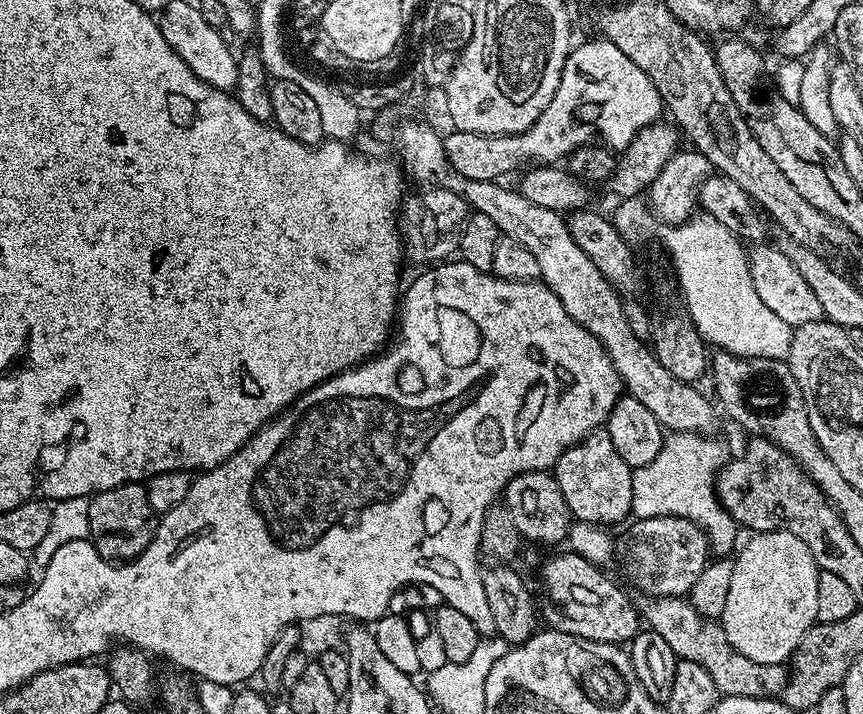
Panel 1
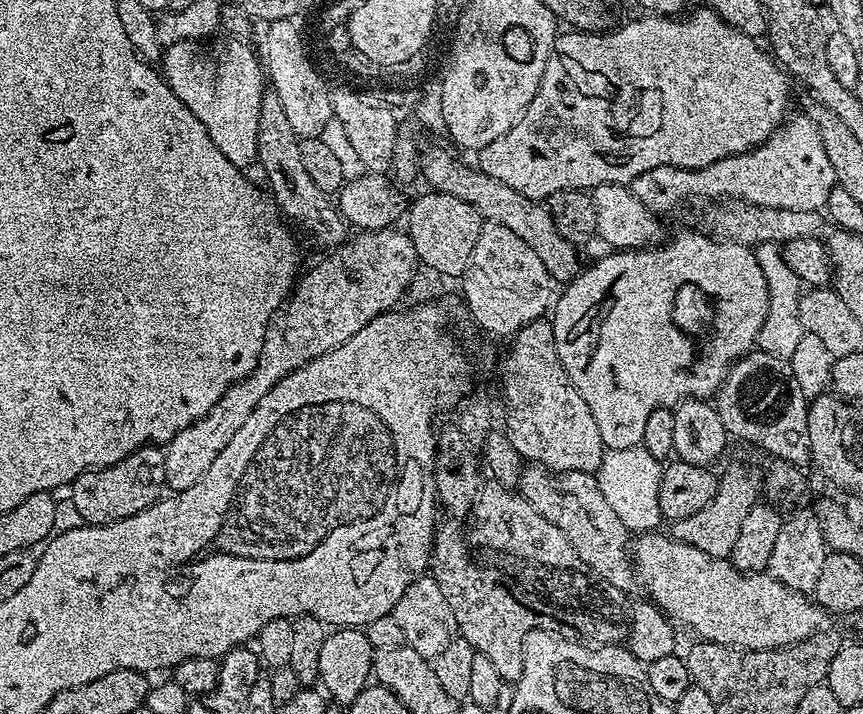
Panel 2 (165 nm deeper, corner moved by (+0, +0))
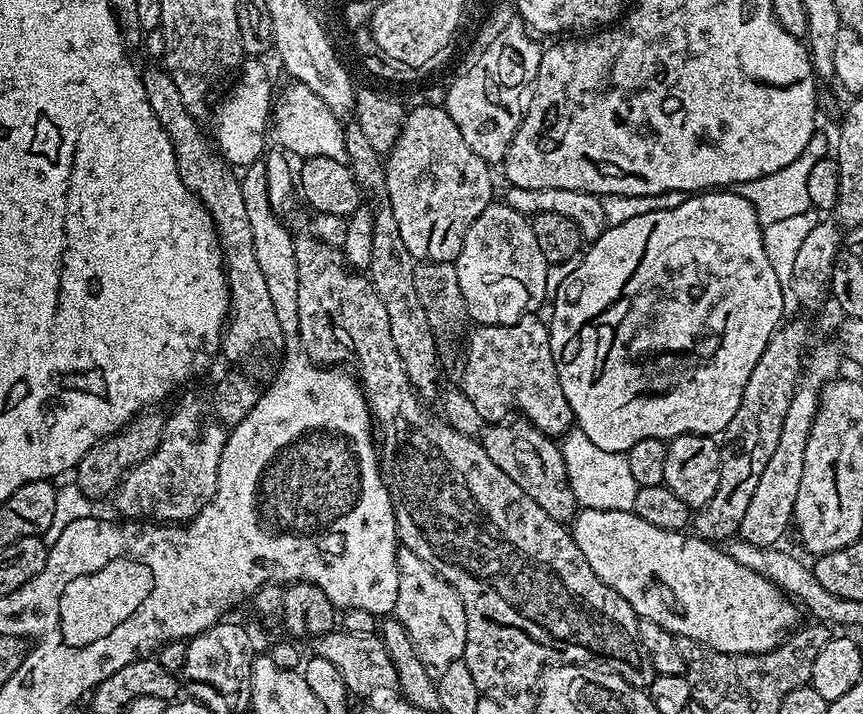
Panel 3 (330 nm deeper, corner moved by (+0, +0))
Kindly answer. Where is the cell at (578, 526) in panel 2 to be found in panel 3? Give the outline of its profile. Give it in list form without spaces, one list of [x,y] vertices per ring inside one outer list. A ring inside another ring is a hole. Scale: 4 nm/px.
[[[512,419],[493,423],[483,429],[482,443],[486,454],[490,454],[490,462],[494,462],[494,466],[498,466],[506,478],[514,478],[514,482],[518,482],[518,486],[522,486],[522,490],[526,490],[526,494],[530,494],[530,498],[534,498],[534,502],[538,502],[538,506],[550,514],[550,518],[561,522],[571,521],[578,511],[578,505],[567,485],[568,475],[564,469],[561,445],[527,420]]]

